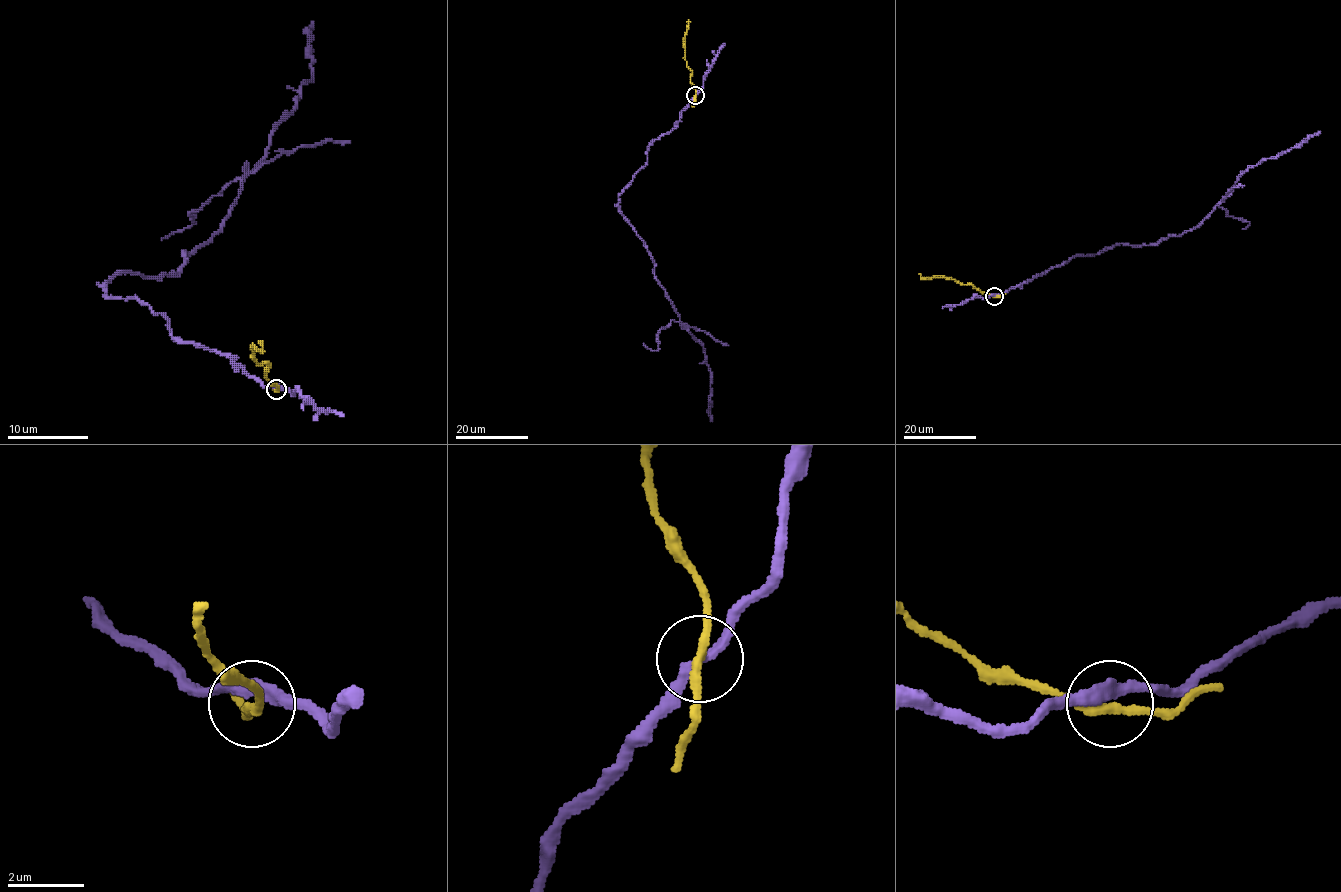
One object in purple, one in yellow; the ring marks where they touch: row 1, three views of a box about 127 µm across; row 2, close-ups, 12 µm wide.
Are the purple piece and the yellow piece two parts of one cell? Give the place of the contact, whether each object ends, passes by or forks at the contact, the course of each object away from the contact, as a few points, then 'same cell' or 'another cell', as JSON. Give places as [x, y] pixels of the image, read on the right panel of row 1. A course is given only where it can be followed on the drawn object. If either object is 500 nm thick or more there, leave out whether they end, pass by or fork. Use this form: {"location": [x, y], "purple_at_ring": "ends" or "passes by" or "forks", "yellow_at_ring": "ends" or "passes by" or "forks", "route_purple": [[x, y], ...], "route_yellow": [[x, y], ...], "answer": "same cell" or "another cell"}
{"location": [994, 296], "purple_at_ring": "passes by", "yellow_at_ring": "passes by", "route_purple": [[994, 295], [1076, 255], [1094, 255], [1119, 244], [1154, 244], [1193, 229], [1250, 167], [1319, 132]], "route_yellow": [[994, 296], [952, 279], [936, 276], [923, 279], [921, 274]], "answer": "another cell"}

